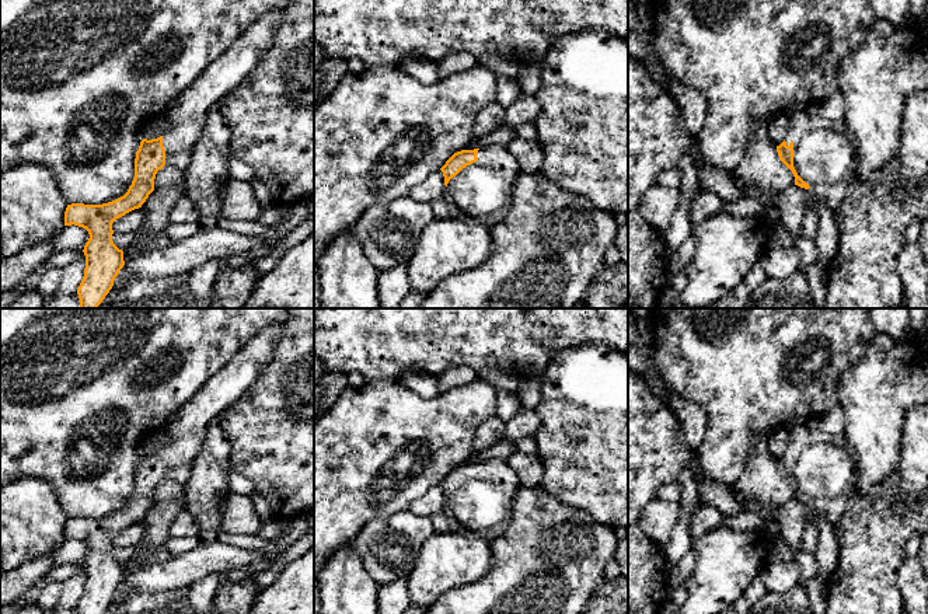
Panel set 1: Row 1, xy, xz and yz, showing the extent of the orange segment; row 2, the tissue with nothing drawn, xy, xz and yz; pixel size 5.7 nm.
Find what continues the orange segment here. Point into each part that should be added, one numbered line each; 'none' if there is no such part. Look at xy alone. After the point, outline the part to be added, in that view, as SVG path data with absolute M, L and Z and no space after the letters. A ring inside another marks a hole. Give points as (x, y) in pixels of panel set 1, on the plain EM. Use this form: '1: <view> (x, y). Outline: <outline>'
1: xy (187, 426). Outline: M275 324L252 336L191 401L165 422L163 429L168 440L163 447L163 460L167 479L186 484L206 428L237 402L272 362L273 348L282 329L283 324Z

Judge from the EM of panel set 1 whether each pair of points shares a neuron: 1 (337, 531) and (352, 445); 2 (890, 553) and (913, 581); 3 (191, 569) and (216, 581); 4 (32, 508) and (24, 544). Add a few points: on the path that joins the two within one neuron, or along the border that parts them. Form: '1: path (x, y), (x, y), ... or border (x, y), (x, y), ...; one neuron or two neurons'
1: path (337, 510), (337, 477), (348, 466); one neuron
2: border (907, 557), (897, 568), (900, 597); two neurons
3: border (227, 572), (212, 572), (187, 585), (174, 588); two neurons
4: path (25, 516), (24, 536); one neuron

